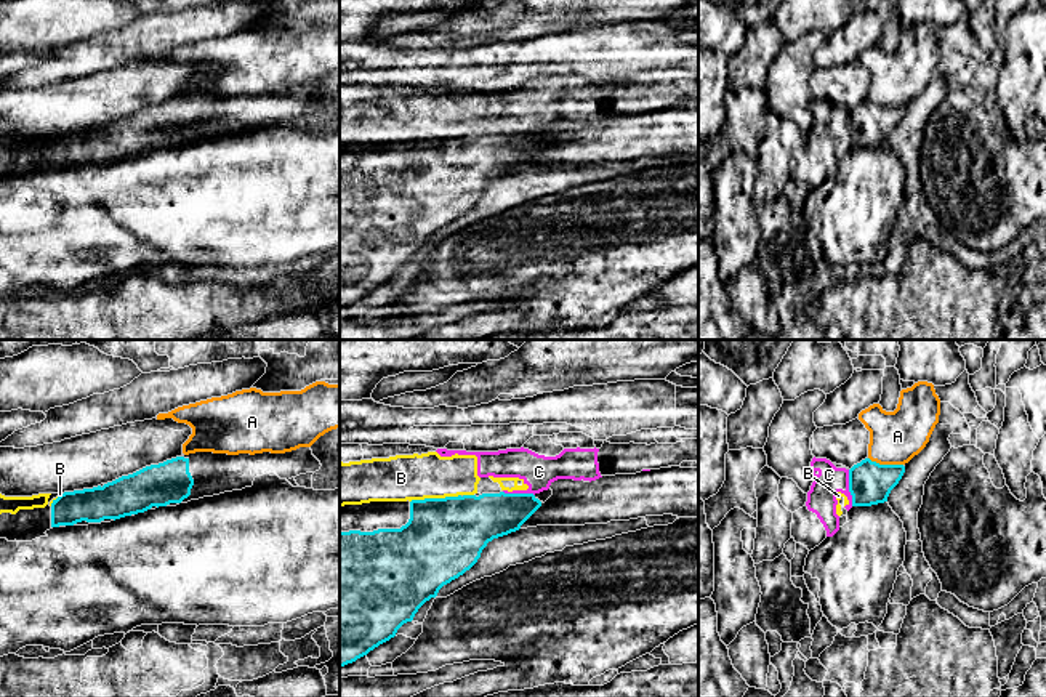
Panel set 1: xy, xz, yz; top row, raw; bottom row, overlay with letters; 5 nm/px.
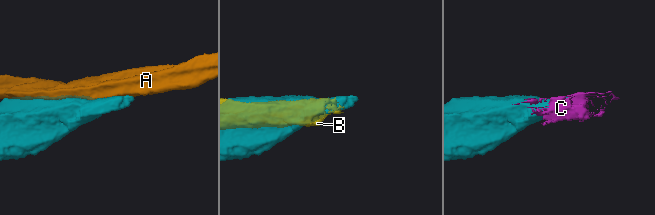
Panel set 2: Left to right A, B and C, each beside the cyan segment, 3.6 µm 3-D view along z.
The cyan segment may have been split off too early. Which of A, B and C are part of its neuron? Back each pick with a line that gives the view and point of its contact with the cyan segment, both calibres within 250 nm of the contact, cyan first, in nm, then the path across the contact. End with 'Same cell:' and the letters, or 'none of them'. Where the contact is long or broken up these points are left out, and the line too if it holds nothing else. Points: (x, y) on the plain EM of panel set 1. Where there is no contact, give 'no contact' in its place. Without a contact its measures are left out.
Same cell: none of them

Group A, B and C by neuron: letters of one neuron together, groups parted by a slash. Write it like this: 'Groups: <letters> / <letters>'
Groups: A / B C

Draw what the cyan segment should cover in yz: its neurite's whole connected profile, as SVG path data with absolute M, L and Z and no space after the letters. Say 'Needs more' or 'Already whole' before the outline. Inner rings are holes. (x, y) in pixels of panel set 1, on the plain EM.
Already whole. M870 99L849 111L852 147L871 147L887 143L891 131L905 114L903 106L879 106Z

